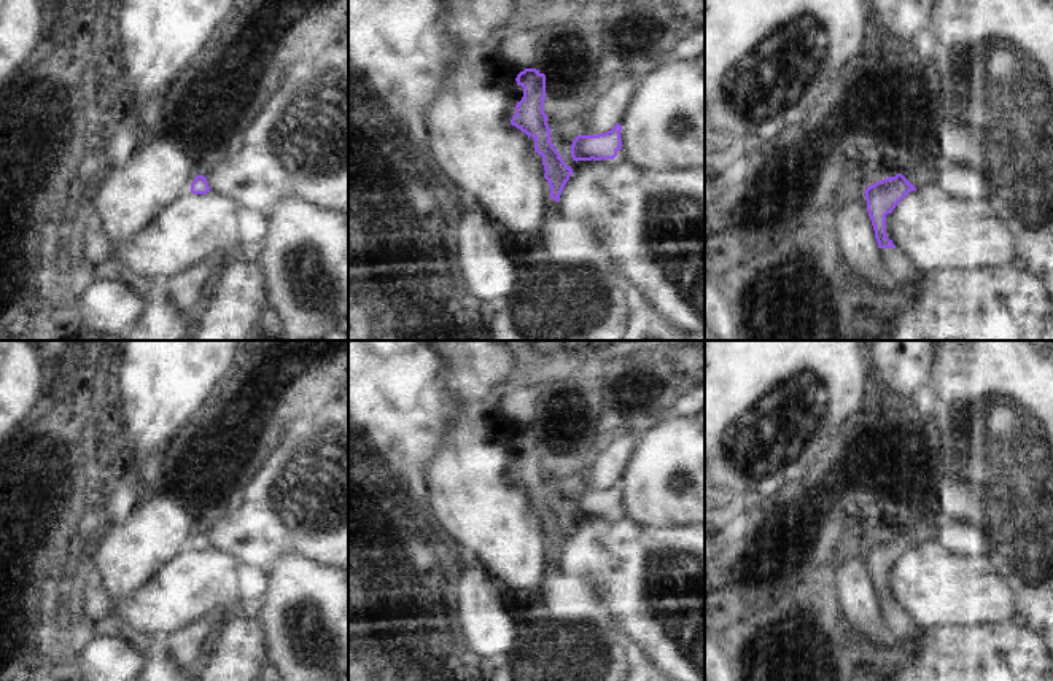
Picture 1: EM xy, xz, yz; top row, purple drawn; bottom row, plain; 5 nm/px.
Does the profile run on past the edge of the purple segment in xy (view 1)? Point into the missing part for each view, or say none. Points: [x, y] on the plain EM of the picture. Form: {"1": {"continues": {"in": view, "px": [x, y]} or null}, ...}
{"1": {"continues": null}}

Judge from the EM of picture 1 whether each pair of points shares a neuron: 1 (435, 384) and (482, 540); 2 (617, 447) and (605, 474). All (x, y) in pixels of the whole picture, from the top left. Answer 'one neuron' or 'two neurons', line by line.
1: two neurons
2: one neuron

